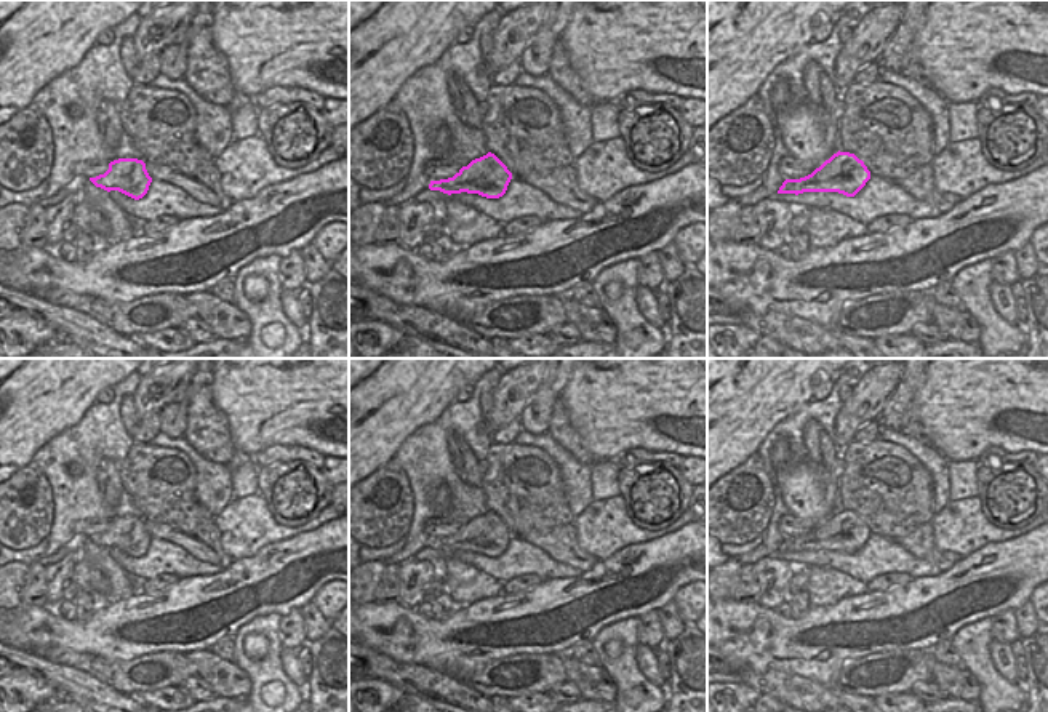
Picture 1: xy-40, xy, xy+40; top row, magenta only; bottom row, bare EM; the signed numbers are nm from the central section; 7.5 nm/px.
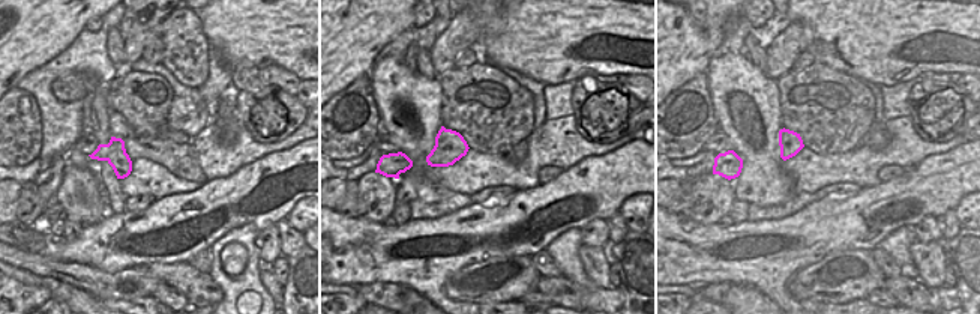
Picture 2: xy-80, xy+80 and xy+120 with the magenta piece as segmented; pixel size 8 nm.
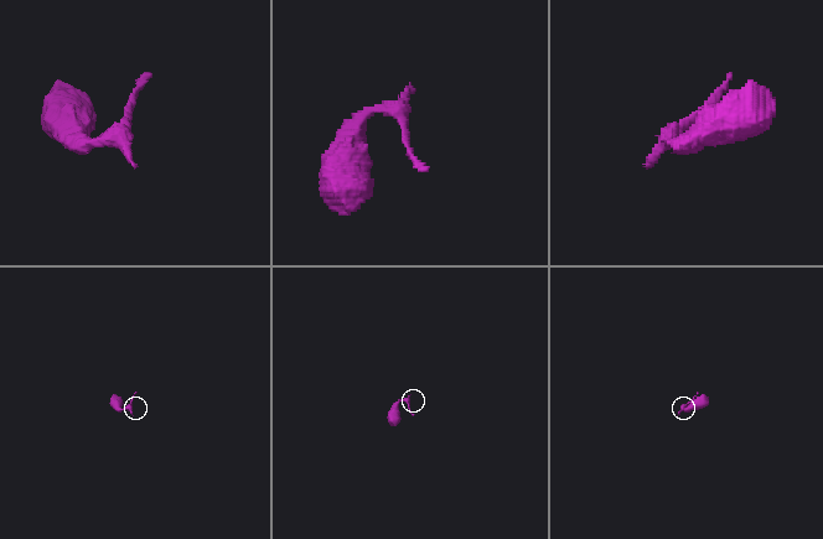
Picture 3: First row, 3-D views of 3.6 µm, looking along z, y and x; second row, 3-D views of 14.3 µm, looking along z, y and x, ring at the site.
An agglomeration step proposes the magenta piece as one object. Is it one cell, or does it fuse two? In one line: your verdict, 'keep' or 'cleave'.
keep

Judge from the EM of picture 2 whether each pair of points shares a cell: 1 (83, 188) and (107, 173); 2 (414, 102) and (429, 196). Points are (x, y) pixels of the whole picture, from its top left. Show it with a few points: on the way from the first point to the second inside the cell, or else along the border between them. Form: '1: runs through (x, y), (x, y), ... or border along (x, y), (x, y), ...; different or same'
1: border along (92, 172), (101, 182); different
2: runs through (422, 125), (419, 173); same

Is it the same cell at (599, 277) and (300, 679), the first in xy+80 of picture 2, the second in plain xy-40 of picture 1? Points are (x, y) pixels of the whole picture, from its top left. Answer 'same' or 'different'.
same

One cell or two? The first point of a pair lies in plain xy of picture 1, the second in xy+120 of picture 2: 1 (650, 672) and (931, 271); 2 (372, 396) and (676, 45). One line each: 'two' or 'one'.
1: one
2: one

